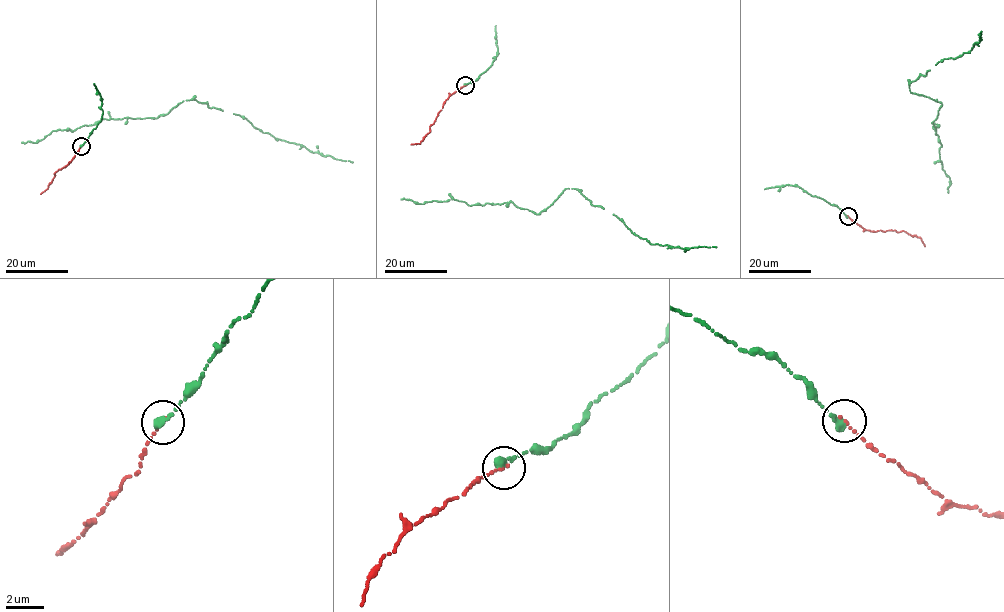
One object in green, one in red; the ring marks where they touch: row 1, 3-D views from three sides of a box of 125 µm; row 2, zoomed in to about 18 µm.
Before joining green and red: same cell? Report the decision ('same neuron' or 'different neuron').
same neuron

